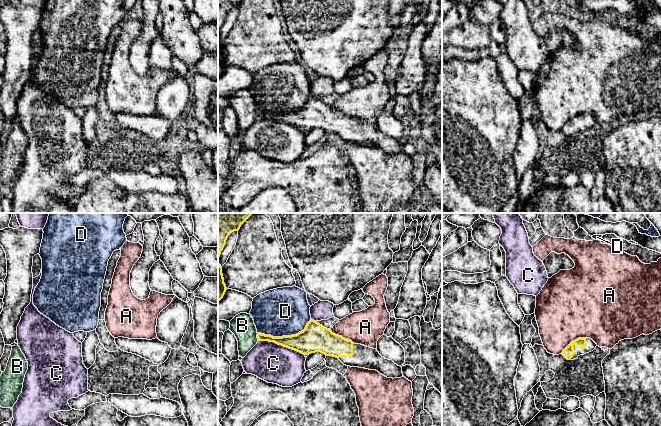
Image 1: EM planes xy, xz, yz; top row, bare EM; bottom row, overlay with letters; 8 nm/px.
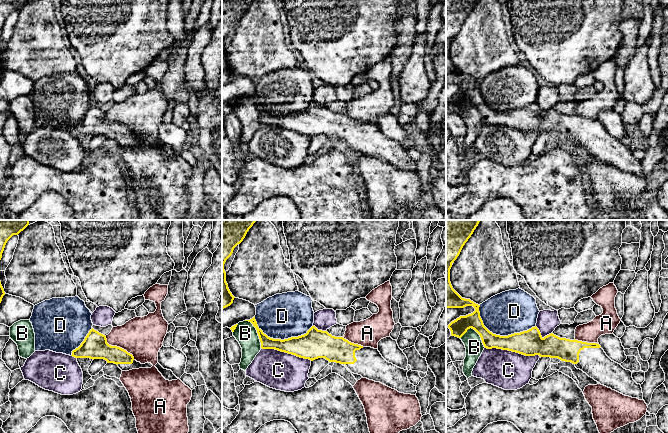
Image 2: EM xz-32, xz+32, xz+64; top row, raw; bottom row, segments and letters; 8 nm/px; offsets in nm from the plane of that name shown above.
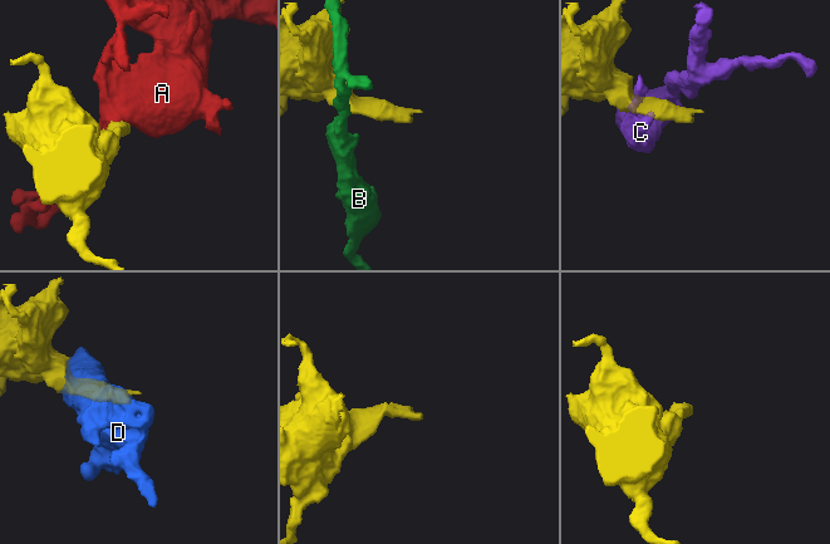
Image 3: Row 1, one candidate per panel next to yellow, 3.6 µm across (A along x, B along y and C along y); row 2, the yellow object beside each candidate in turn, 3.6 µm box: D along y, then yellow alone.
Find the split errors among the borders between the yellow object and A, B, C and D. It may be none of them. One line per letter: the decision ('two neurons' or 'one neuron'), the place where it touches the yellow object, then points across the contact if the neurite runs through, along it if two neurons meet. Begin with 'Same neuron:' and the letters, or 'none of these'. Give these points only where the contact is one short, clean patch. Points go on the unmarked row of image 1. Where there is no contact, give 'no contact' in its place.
Same neuron: none of these
A: two neurons; meets yellow in yz at (573, 117); border along yz (585, 113), (573, 116), (561, 129)
B: two neurons; meets yellow in xz at (257, 113); border along xz (258, 109), (257, 116)
C: two neurons; meets yellow in xz at (281, 120)
D: two neurons; meets yellow in xz at (285, 112)

